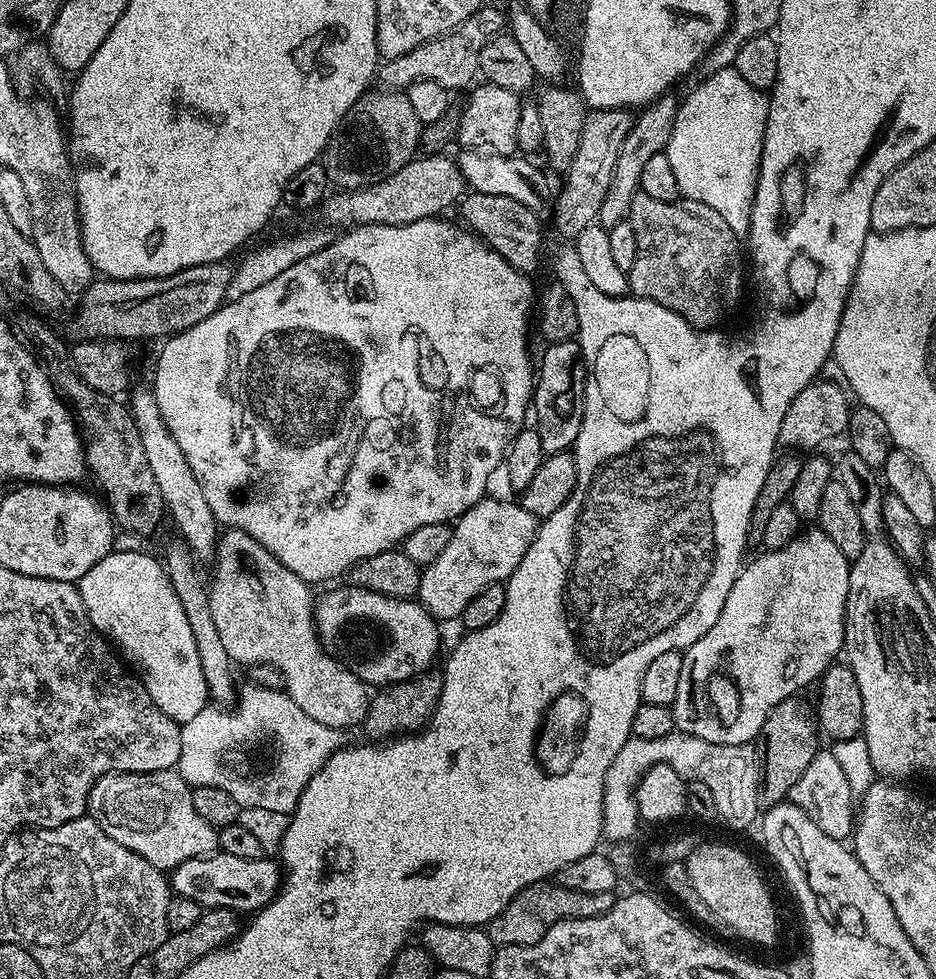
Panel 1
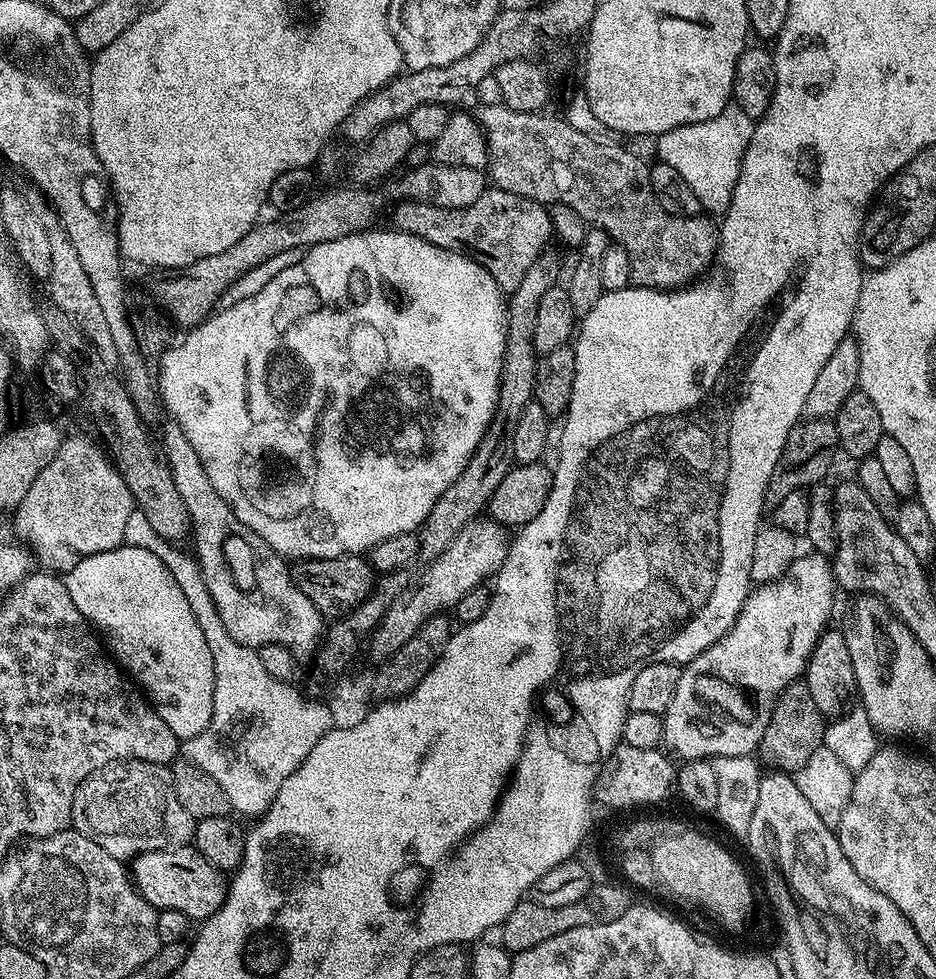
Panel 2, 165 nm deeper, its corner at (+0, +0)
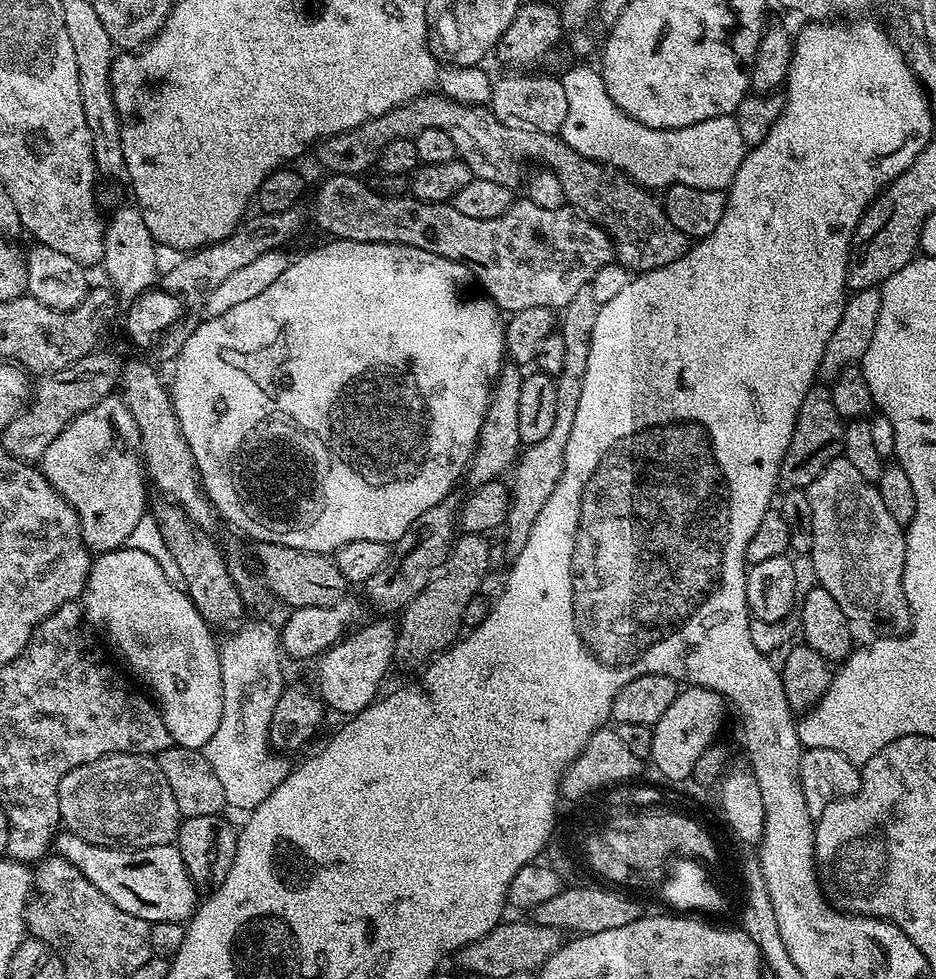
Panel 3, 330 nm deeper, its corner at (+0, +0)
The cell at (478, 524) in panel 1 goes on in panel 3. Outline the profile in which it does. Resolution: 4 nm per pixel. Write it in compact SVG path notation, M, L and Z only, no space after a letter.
M376 618L365 628L360 628L356 633L345 635L343 639L332 645L332 647L321 652L316 664L316 684L315 691L329 709L336 712L348 712L344 714L355 714L366 710L377 699L376 691L380 688L380 683L384 680L384 675L388 672L388 667L393 667L396 655L394 646L396 645L397 625L392 624L391 619Z

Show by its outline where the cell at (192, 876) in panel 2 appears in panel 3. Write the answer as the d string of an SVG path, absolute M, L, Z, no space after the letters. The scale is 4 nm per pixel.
M64 830L57 835L54 848L63 860L70 861L83 876L90 878L90 882L94 882L94 886L98 886L98 890L102 890L102 894L106 894L106 898L110 898L110 902L118 906L118 910L126 910L126 914L134 914L134 918L142 918L149 924L184 922L198 907L197 885L193 884L182 862L182 854L177 850L175 843L149 848L103 848L78 838L73 832Z

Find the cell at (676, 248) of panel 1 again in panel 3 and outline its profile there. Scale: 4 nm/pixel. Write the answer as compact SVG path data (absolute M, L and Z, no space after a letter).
M440 94L415 96L413 100L399 104L394 110L367 120L364 124L353 128L351 132L340 132L336 136L328 136L315 145L314 153L316 152L317 162L325 168L325 173L338 176L360 176L371 164L373 167L379 161L382 150L386 150L390 142L415 140L418 134L422 134L422 130L430 128L446 130L446 134L450 134L450 142L454 142L457 157L463 160L466 166L470 166L473 177L482 180L498 182L502 186L515 189L516 183L520 180L520 164L533 160L534 163L540 164L536 166L547 166L556 175L558 182L562 182L565 201L581 216L587 216L608 234L612 240L615 259L633 274L670 266L670 262L678 262L678 258L682 258L688 252L689 236L682 234L682 230L678 230L678 226L674 226L674 222L666 218L663 203L657 197L655 200L652 197L655 195L649 189L643 188L623 172L609 168L606 164L600 164L597 160L588 160L585 156L580 156L574 150L570 150L570 146L559 135L539 132L536 128L517 126L511 122L499 120L487 107L459 104L456 100L449 100Z

